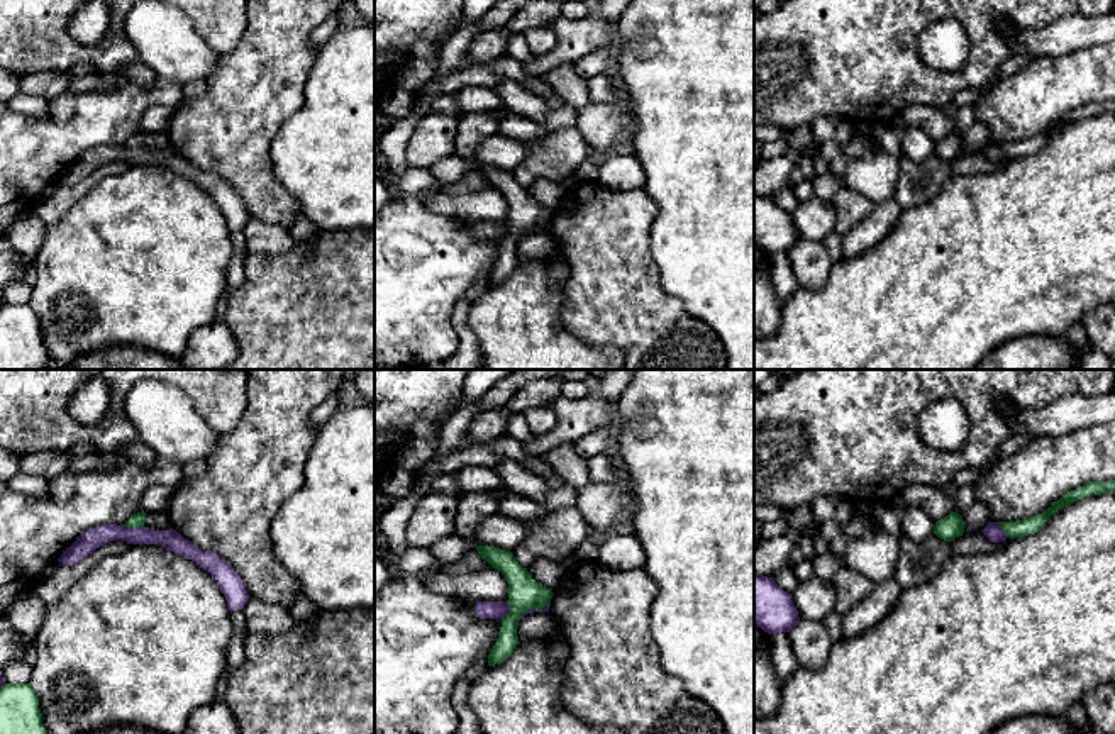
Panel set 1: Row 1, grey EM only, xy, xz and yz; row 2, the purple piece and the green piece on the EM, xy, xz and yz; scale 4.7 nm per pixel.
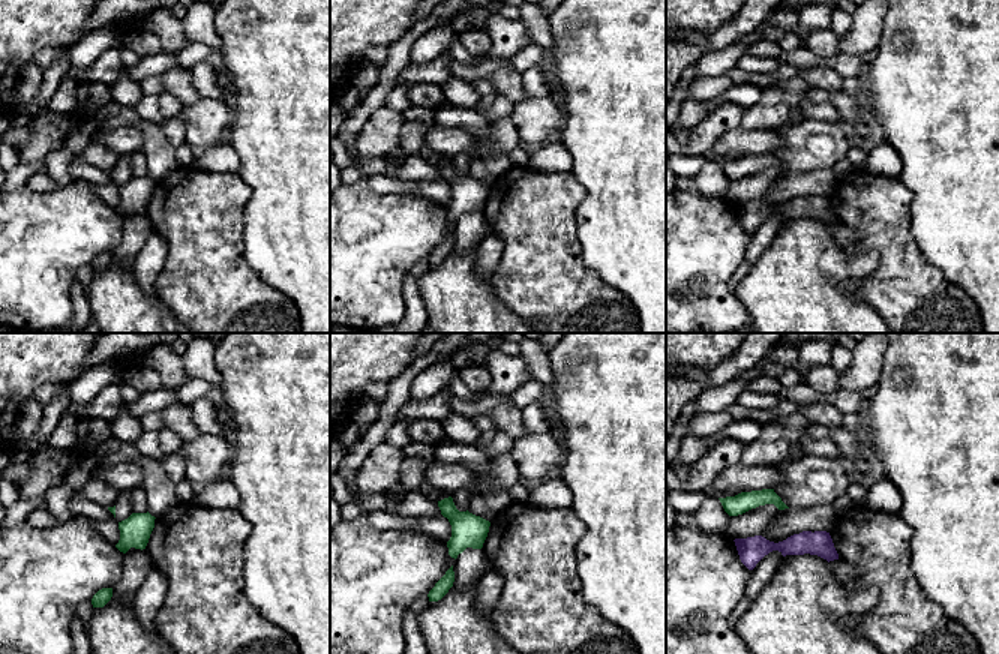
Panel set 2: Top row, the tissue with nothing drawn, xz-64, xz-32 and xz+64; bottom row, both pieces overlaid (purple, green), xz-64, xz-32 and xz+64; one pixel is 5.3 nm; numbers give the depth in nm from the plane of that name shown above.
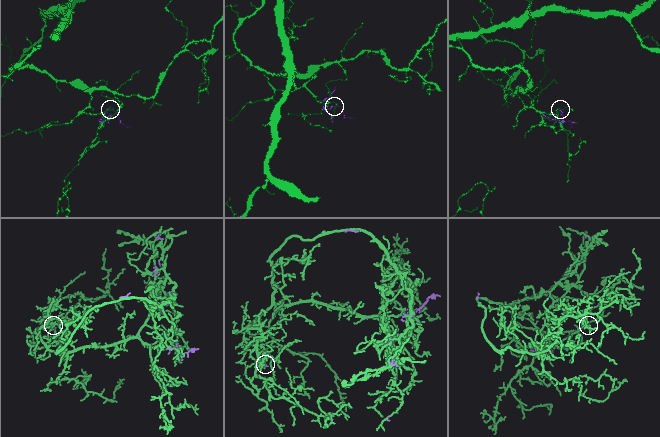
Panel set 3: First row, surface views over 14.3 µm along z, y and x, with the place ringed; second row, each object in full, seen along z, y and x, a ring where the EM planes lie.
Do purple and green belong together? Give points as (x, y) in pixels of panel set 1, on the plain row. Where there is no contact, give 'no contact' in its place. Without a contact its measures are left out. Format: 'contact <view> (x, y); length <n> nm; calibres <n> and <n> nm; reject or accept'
contact xy (133, 150); length 100 nm; calibres 100 and 70 nm; accept

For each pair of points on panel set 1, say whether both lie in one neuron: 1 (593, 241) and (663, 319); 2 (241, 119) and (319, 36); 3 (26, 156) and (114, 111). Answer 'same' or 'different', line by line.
1: same
2: different
3: same

